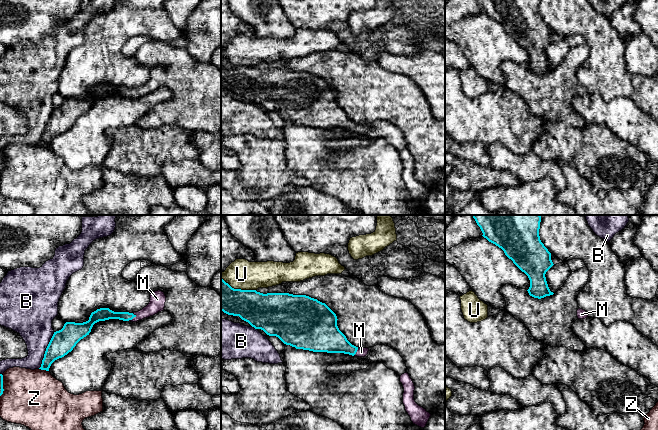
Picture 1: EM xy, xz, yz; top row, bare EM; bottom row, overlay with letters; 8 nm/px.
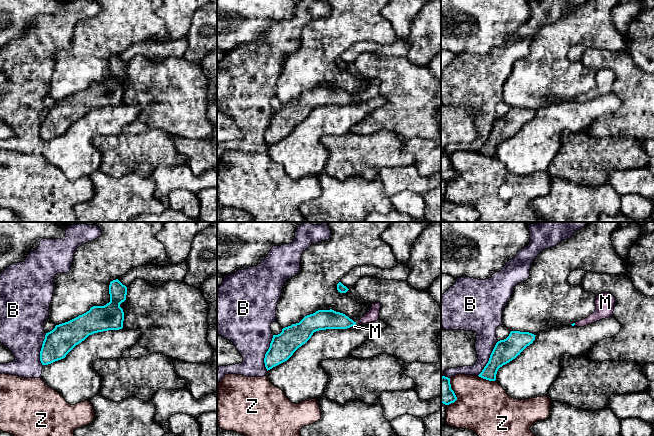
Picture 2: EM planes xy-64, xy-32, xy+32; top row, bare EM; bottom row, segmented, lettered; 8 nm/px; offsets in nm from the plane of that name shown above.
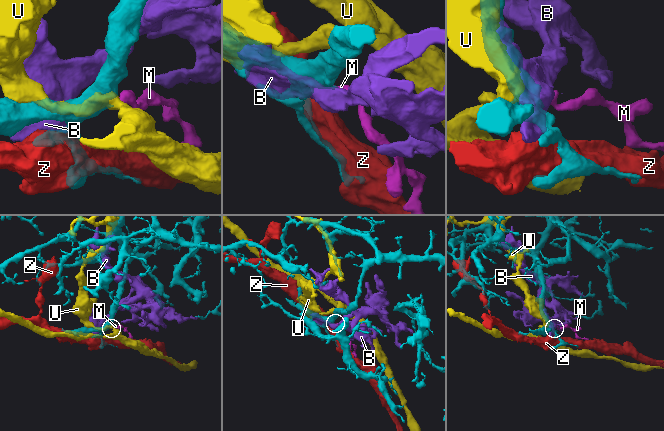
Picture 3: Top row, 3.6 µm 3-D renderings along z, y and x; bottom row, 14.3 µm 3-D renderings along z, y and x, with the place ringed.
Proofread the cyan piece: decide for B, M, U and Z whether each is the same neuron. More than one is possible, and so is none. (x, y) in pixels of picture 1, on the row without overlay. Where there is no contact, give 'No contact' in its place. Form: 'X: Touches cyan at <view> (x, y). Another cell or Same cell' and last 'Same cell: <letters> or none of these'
B: Touches cyan at xy (46, 126). Another cell
M: Touches cyan at xy (132, 94). Same cell
U: Touches cyan at xz (238, 65). Another cell
Z: Touches cyan at xy (44, 145). Another cell
Same cell: M

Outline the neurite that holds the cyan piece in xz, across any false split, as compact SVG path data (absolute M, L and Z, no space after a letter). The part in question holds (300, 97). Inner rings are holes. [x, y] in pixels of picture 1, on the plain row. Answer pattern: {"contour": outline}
{"contour": "M221 55L221 87L239 92L255 105L278 113L284 120L313 128L344 129L365 133L368 124L352 121L337 102L336 90L325 80L306 71L289 69L263 70L256 66L234 65Z"}

